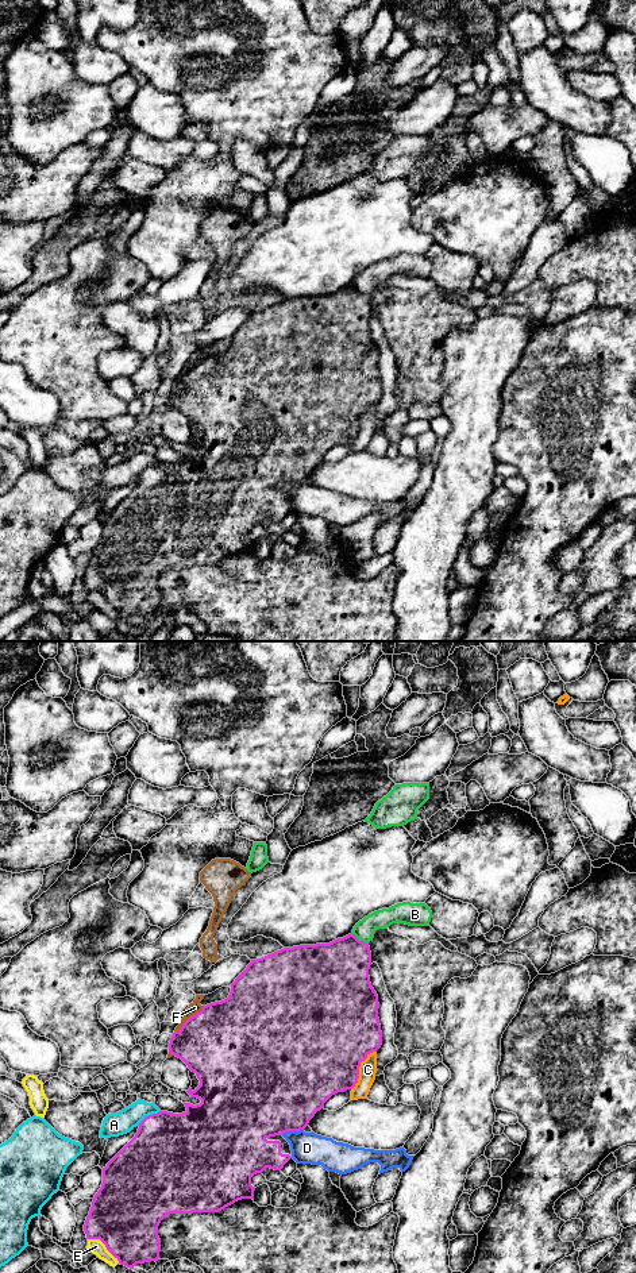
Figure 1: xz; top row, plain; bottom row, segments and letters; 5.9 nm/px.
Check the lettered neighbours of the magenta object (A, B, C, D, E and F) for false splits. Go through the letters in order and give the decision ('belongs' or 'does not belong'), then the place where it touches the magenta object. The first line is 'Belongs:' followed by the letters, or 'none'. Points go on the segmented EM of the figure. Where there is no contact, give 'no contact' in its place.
Belongs: none
A: does not belong | xz (149, 1115)
B: does not belong | xz (358, 940)
C: does not belong | xz (358, 1068)
D: does not belong | xz (292, 1130)
E: does not belong | xz (106, 1246)
F: does not belong | xz (188, 1019)

